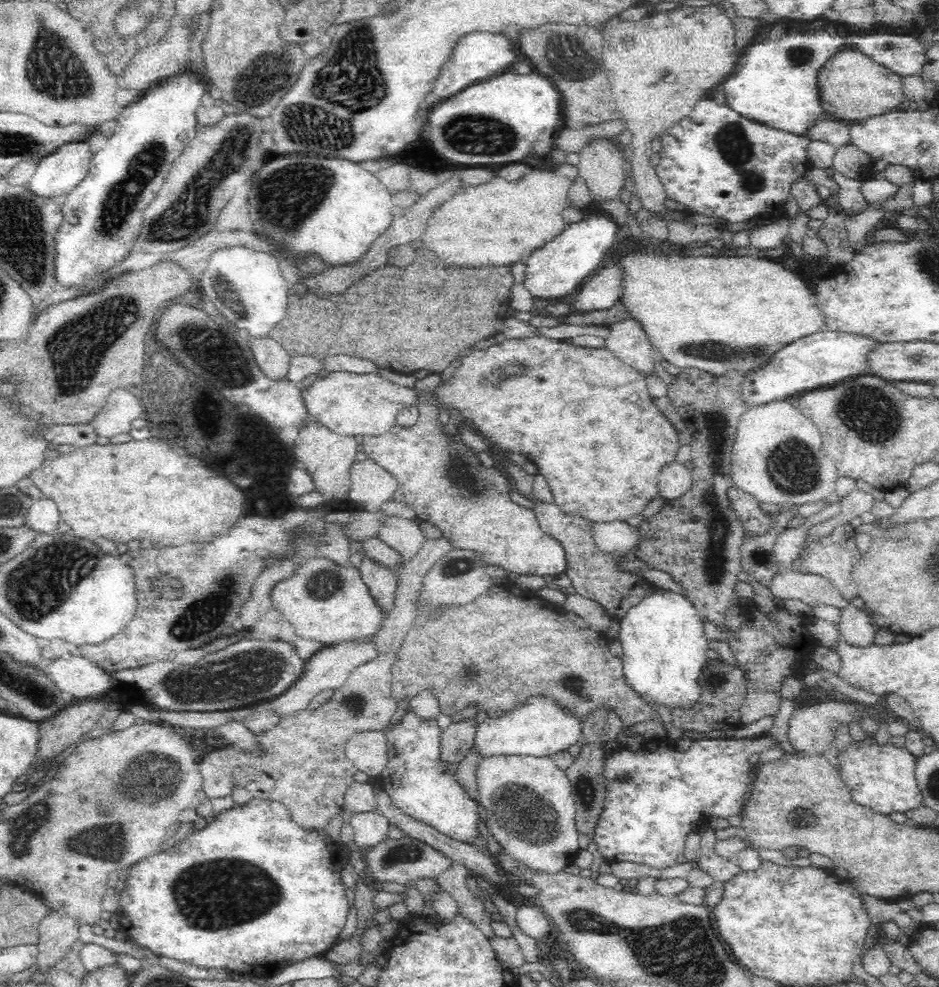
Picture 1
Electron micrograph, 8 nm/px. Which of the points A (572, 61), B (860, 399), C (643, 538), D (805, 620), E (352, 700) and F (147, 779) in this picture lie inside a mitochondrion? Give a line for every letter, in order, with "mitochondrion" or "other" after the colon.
A: mitochondrion
B: mitochondrion
C: other
D: other
E: mitochondrion
F: mitochondrion

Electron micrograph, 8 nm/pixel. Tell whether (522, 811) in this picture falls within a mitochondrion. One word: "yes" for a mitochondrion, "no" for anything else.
yes

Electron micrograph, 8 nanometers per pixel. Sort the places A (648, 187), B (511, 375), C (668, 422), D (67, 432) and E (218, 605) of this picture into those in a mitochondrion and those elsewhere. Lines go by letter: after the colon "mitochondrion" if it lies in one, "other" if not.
A: other
B: mitochondrion
C: other
D: other
E: mitochondrion

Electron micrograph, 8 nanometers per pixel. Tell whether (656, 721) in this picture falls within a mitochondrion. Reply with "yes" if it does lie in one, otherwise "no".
no

